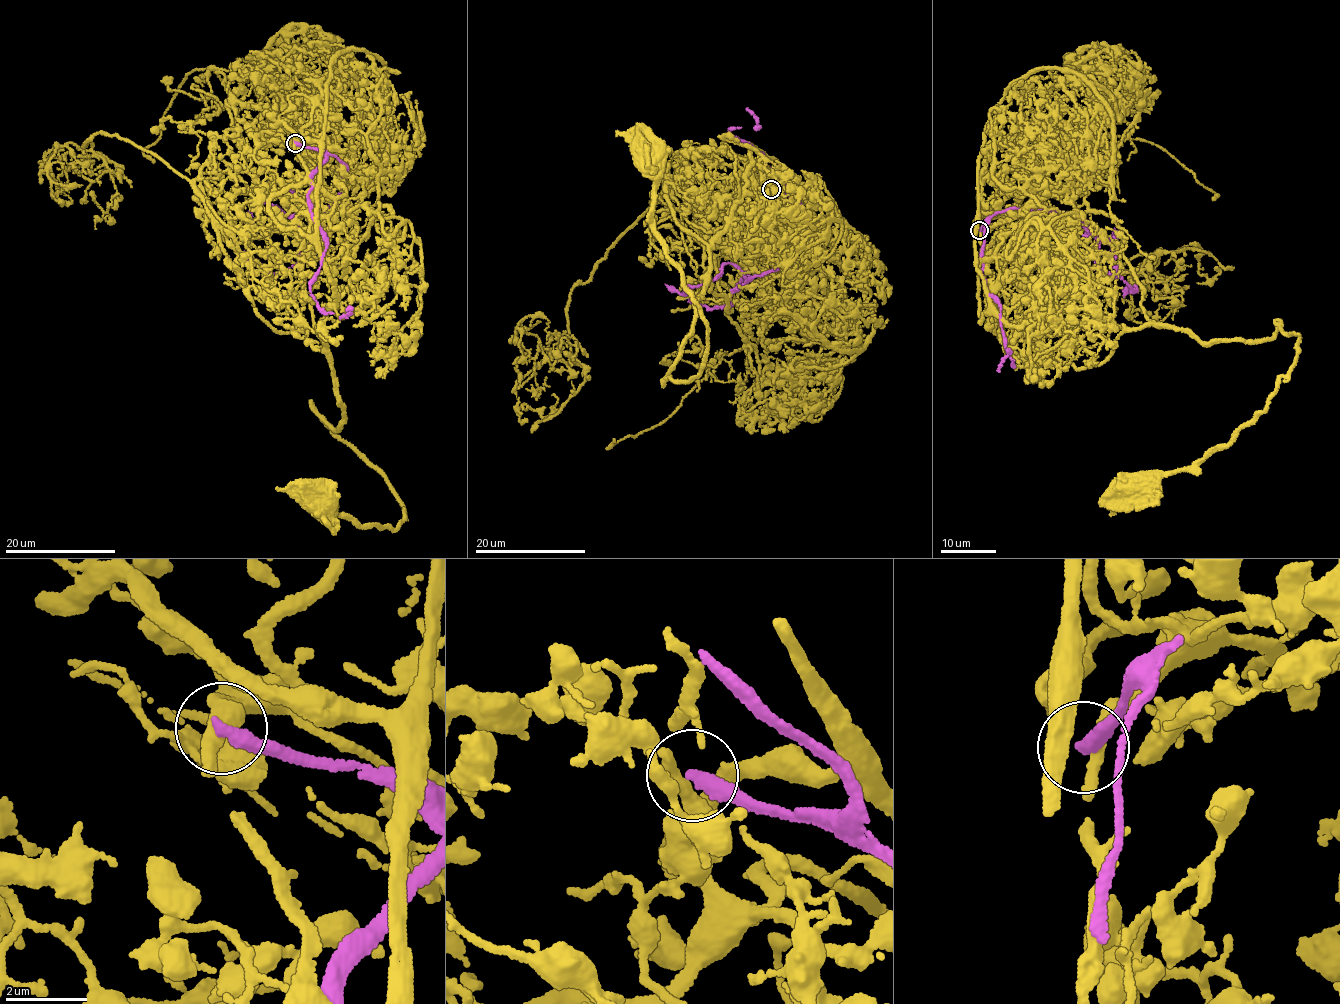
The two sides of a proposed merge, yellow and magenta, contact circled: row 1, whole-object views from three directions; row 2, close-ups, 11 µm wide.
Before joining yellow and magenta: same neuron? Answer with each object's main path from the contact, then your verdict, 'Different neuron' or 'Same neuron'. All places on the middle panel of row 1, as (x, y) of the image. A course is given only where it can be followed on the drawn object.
Course of yellow: (770, 190), (772, 213), (793, 186), (753, 146), (666, 378), (699, 372), (708, 332), (655, 230), (650, 155). Course of magenta: (772, 188), (799, 202), (805, 221), (779, 267), (746, 279), (727, 263), (710, 282), (685, 293), (665, 284). Different neuron

